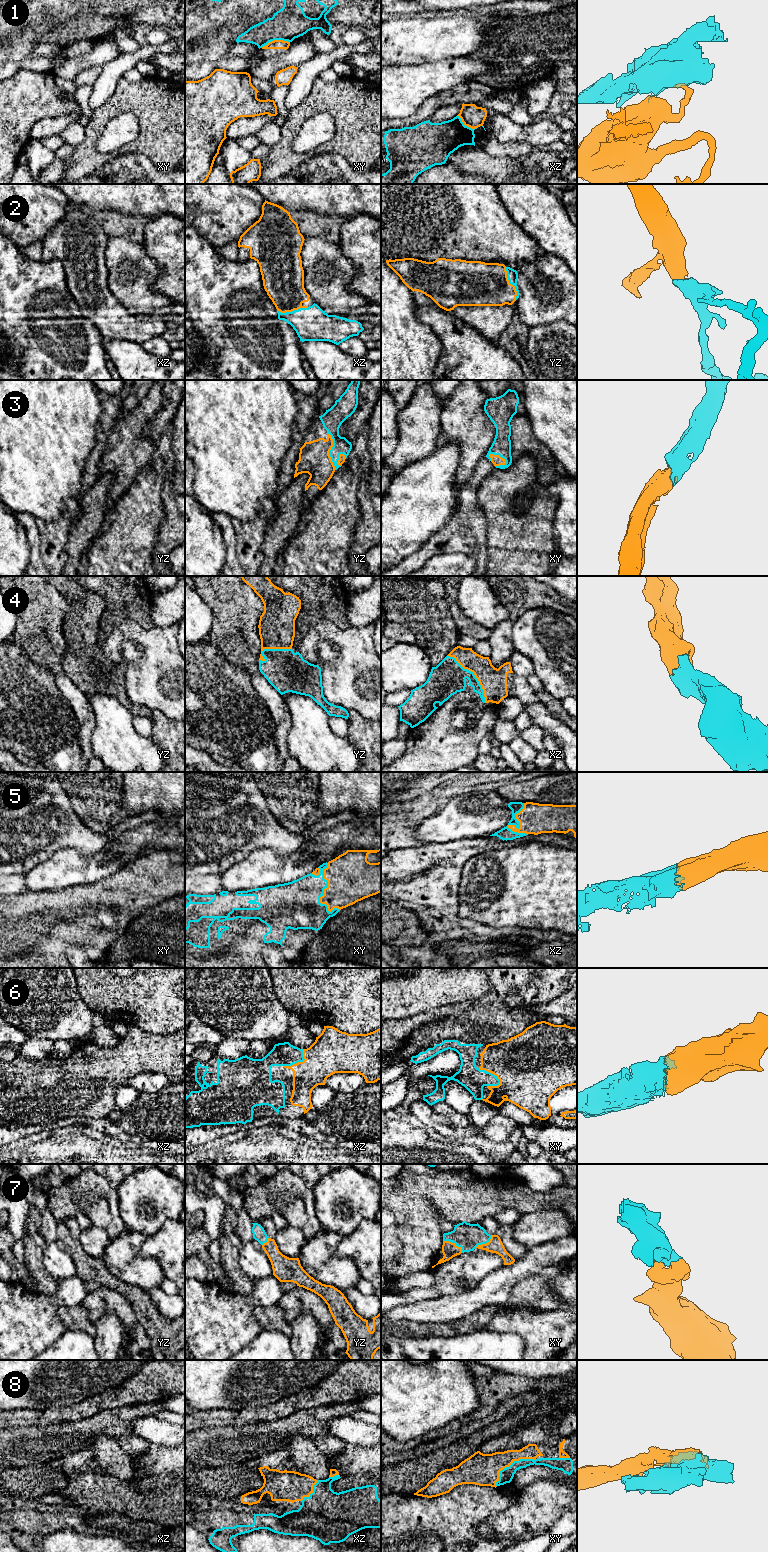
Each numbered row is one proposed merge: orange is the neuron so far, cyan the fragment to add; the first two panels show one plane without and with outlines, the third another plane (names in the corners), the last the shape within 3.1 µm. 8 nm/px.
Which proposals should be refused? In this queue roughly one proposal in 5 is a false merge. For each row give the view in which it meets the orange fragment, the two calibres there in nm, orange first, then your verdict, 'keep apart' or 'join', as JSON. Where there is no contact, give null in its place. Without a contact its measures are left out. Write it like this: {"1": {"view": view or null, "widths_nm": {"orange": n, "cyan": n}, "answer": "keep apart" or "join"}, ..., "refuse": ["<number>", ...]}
{"1": {"view": "xy", "widths_nm": {"orange": 80, "cyan": 260}, "answer": "keep apart"}, "2": {"view": "yz", "widths_nm": {"orange": 360, "cyan": 90}, "answer": "join"}, "3": {"view": "yz", "widths_nm": {"orange": 260, "cyan": 160}, "answer": "join"}, "4": {"view": "xz", "widths_nm": {"orange": 200, "cyan": 280}, "answer": "join"}, "5": {"view": "xy", "widths_nm": {"orange": 380, "cyan": 360}, "answer": "join"}, "6": {"view": "xy", "widths_nm": {"orange": 420, "cyan": 190}, "answer": "join"}, "7": {"view": "xy", "widths_nm": {"orange": 120, "cyan": 220}, "answer": "join"}, "8": {"view": "xy", "widths_nm": {"orange": 260, "cyan": 110}, "answer": "join"}, "refuse": ["1"]}

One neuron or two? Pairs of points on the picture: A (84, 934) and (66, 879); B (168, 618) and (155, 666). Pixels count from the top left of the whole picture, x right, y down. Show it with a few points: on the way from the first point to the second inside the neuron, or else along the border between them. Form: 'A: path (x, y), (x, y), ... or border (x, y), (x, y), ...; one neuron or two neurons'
A: border (92, 881), (86, 884), (60, 887), (46, 891); two neurons
B: border (174, 624), (155, 626); two neurons

